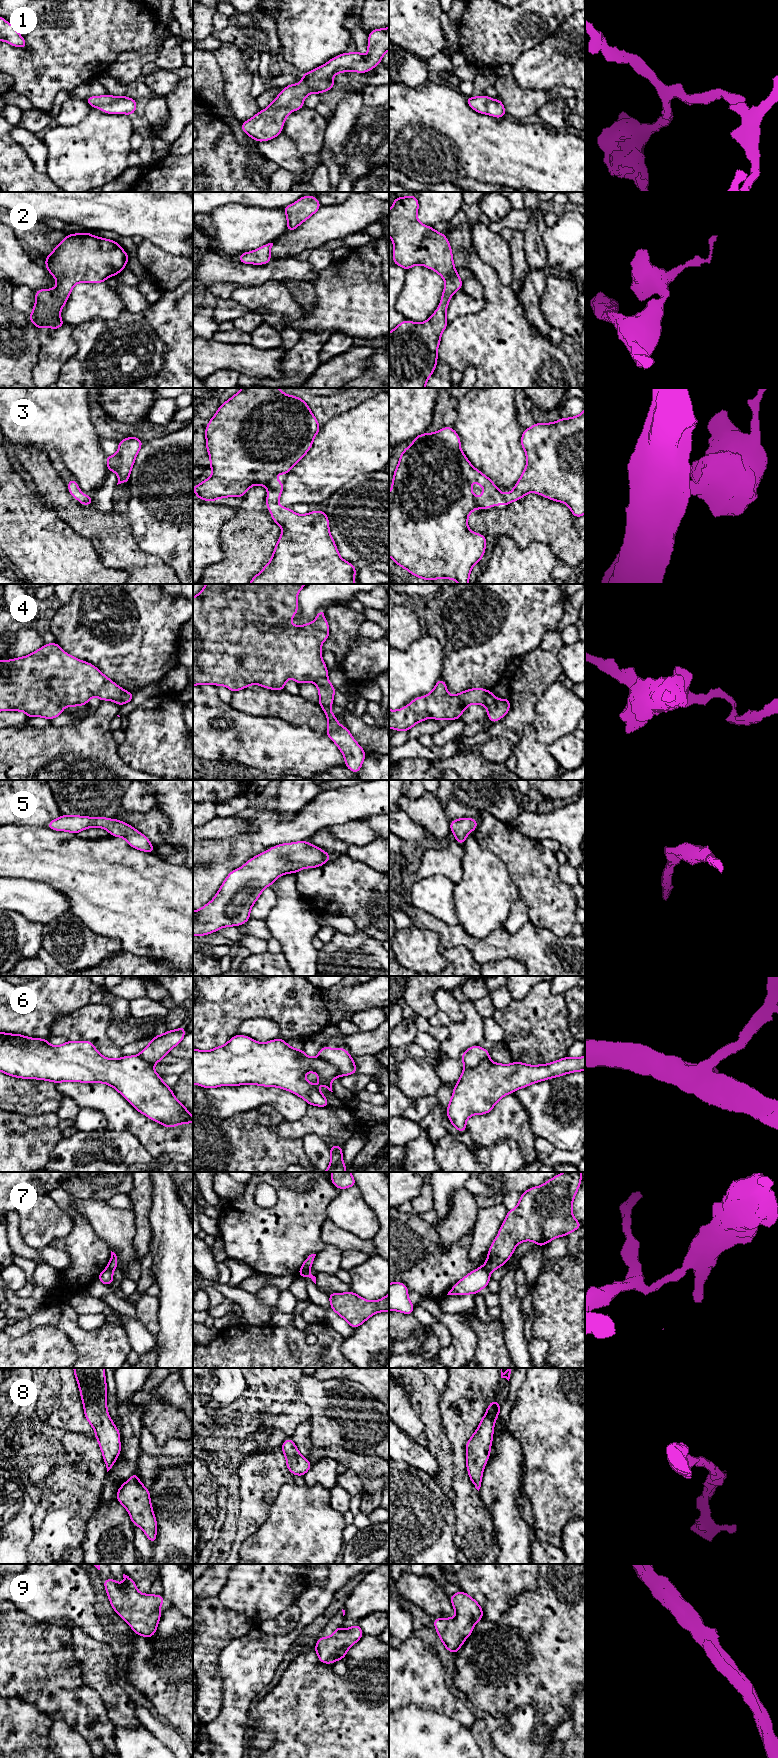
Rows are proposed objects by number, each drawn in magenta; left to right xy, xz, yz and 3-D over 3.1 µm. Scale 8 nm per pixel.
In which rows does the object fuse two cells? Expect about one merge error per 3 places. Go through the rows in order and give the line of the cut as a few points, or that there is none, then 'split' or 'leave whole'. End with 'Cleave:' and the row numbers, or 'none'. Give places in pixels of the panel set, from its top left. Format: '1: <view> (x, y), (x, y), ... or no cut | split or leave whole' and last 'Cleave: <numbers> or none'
1: no cut | leave whole
2: no cut | leave whole
3: no cut | leave whole
4: yz (487, 691), (484, 697), (484, 704) | split
5: no cut | leave whole
6: xz (319, 1056), (331, 1063), (338, 1070), (340, 1076) | split
7: xz (308, 1270), (303, 1276) | split
8: no cut | leave whole
9: no cut | leave whole
Cleave: 4, 6, 7

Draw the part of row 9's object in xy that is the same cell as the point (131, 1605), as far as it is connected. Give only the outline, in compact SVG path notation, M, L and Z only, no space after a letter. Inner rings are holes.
M123 1574L124 1584L120 1585L115 1579L104 1579L107 1596L114 1611L128 1624L133 1632L144 1637L153 1637L159 1619L159 1612L164 1603L161 1594L141 1594L133 1579Z

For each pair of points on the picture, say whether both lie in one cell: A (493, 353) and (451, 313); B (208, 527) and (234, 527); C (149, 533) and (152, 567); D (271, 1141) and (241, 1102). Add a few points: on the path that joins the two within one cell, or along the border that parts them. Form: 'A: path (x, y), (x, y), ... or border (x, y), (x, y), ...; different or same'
A: border (479, 311), (473, 314), (460, 315), (448, 323); different
B: border (235, 509), (220, 532), (222, 551); different
C: border (134, 538), (145, 552), (158, 556), (171, 567); different
D: border (271, 1106), (259, 1106), (226, 1118); different

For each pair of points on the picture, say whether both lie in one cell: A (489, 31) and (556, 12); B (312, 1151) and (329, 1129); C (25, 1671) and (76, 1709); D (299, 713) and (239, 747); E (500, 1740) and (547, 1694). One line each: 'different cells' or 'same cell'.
A: same cell
B: different cells
C: same cell
D: different cells
E: different cells

